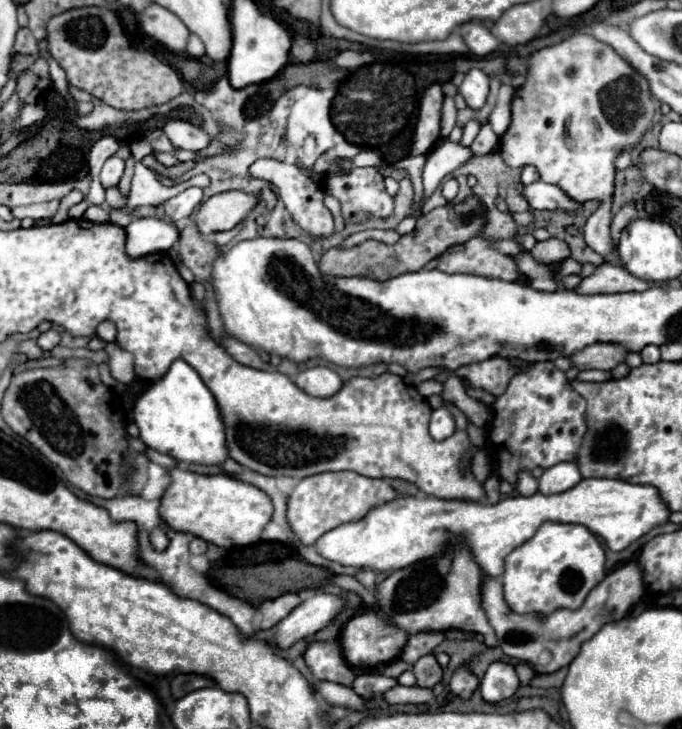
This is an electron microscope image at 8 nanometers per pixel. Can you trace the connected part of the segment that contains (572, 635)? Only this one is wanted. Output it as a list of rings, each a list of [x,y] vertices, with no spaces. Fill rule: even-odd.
[[[629,561],[615,571],[611,571],[585,599],[585,603],[579,609],[557,609],[553,613],[515,613],[509,609],[503,597],[503,585],[489,577],[483,583],[483,609],[487,613],[487,619],[495,633],[499,631],[499,647],[505,651],[505,655],[515,657],[519,661],[531,663],[531,667],[543,675],[543,673],[555,673],[561,667],[567,667],[579,653],[579,647],[583,641],[589,641],[601,627],[607,623],[621,621],[633,605],[637,605],[643,597],[643,581],[641,571],[635,561]]]

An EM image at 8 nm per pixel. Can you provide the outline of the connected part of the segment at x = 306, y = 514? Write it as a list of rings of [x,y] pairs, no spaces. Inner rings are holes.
[[[355,471],[319,473],[301,479],[293,489],[293,493],[289,495],[287,519],[299,541],[305,545],[313,545],[329,529],[347,521],[357,521],[359,517],[363,517],[363,513],[367,513],[367,509],[373,509],[375,505],[393,499],[395,495],[397,493],[383,479],[363,477]]]

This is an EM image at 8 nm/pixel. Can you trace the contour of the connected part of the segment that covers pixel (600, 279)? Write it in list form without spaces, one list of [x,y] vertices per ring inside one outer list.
[[[603,263],[601,267],[597,267],[595,275],[585,277],[575,291],[589,293],[589,295],[591,293],[625,293],[625,291],[641,293],[641,291],[651,289],[653,285],[655,283],[649,283],[649,281],[633,277],[621,265],[607,265],[607,263]]]

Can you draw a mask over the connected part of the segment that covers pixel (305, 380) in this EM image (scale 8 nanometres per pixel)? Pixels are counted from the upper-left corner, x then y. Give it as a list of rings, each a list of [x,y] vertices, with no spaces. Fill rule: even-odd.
[[[323,365],[303,369],[303,371],[297,375],[295,383],[297,383],[305,393],[309,393],[309,395],[313,395],[313,397],[331,397],[331,395],[335,395],[335,393],[341,389],[341,385],[343,385],[343,381],[339,379],[339,375],[337,375],[333,369],[323,367]]]

